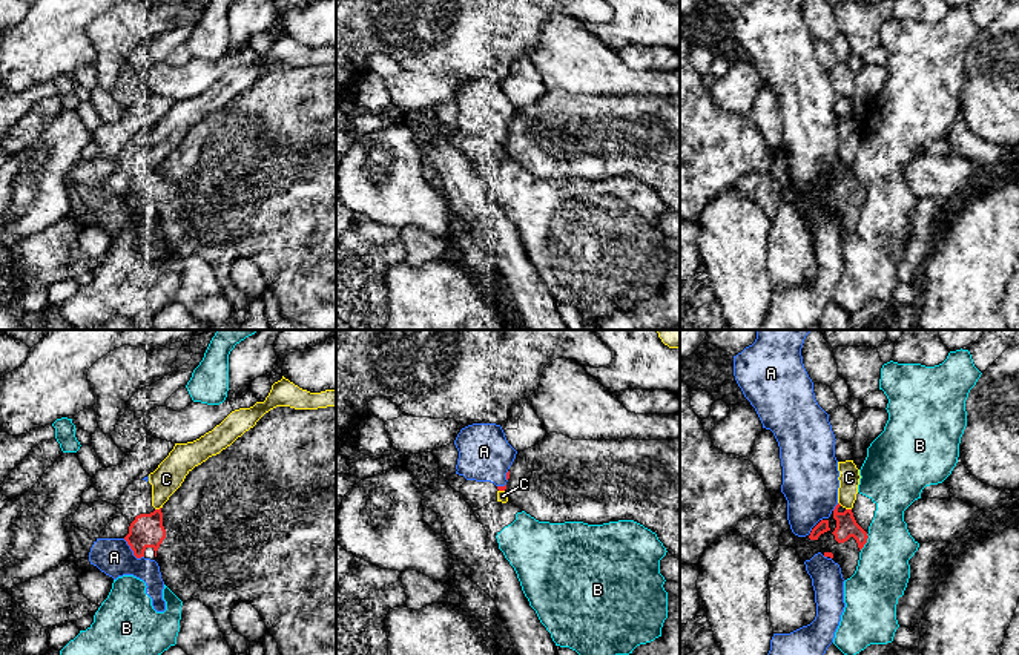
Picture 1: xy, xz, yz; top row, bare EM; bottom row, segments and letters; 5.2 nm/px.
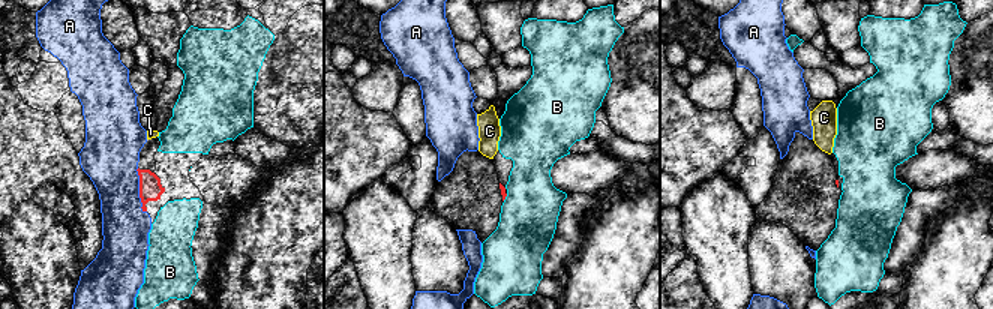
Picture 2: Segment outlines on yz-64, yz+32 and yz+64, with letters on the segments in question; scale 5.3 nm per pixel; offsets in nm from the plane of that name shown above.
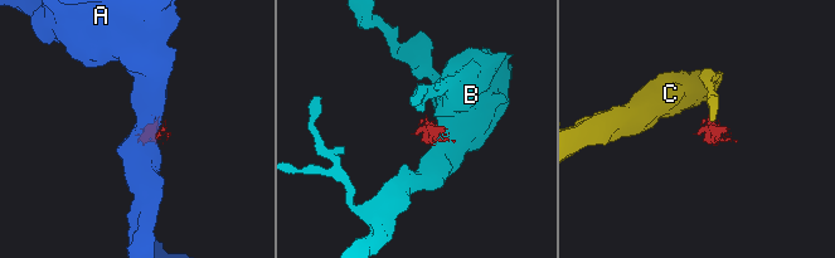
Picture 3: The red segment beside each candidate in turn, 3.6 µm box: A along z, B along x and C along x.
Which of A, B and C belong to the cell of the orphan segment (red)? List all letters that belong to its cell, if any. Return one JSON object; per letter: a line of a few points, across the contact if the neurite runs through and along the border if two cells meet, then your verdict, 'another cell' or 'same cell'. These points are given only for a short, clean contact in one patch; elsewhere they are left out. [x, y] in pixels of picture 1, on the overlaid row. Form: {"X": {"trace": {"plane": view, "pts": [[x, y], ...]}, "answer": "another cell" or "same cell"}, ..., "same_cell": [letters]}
{"A": {"answer": "another cell"}, "B": {"answer": "another cell"}, "C": {"answer": "another cell"}, "same_cell": []}

